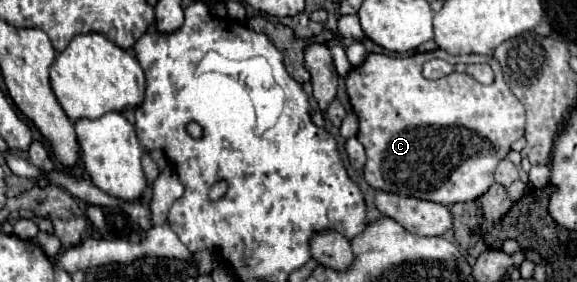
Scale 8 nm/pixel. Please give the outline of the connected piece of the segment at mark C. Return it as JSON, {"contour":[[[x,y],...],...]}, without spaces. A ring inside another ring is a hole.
{"contour":[[[437,48],[405,58],[369,54],[363,64],[351,68],[347,94],[359,118],[357,138],[367,150],[363,176],[369,186],[401,196],[423,198],[445,206],[471,202],[489,190],[495,182],[493,172],[499,160],[523,136],[525,110],[505,84],[503,70],[495,58],[477,54],[461,56],[465,64],[485,62],[493,68],[495,82],[489,86],[465,72],[427,80],[421,74],[427,58],[453,62],[453,56]]]}

